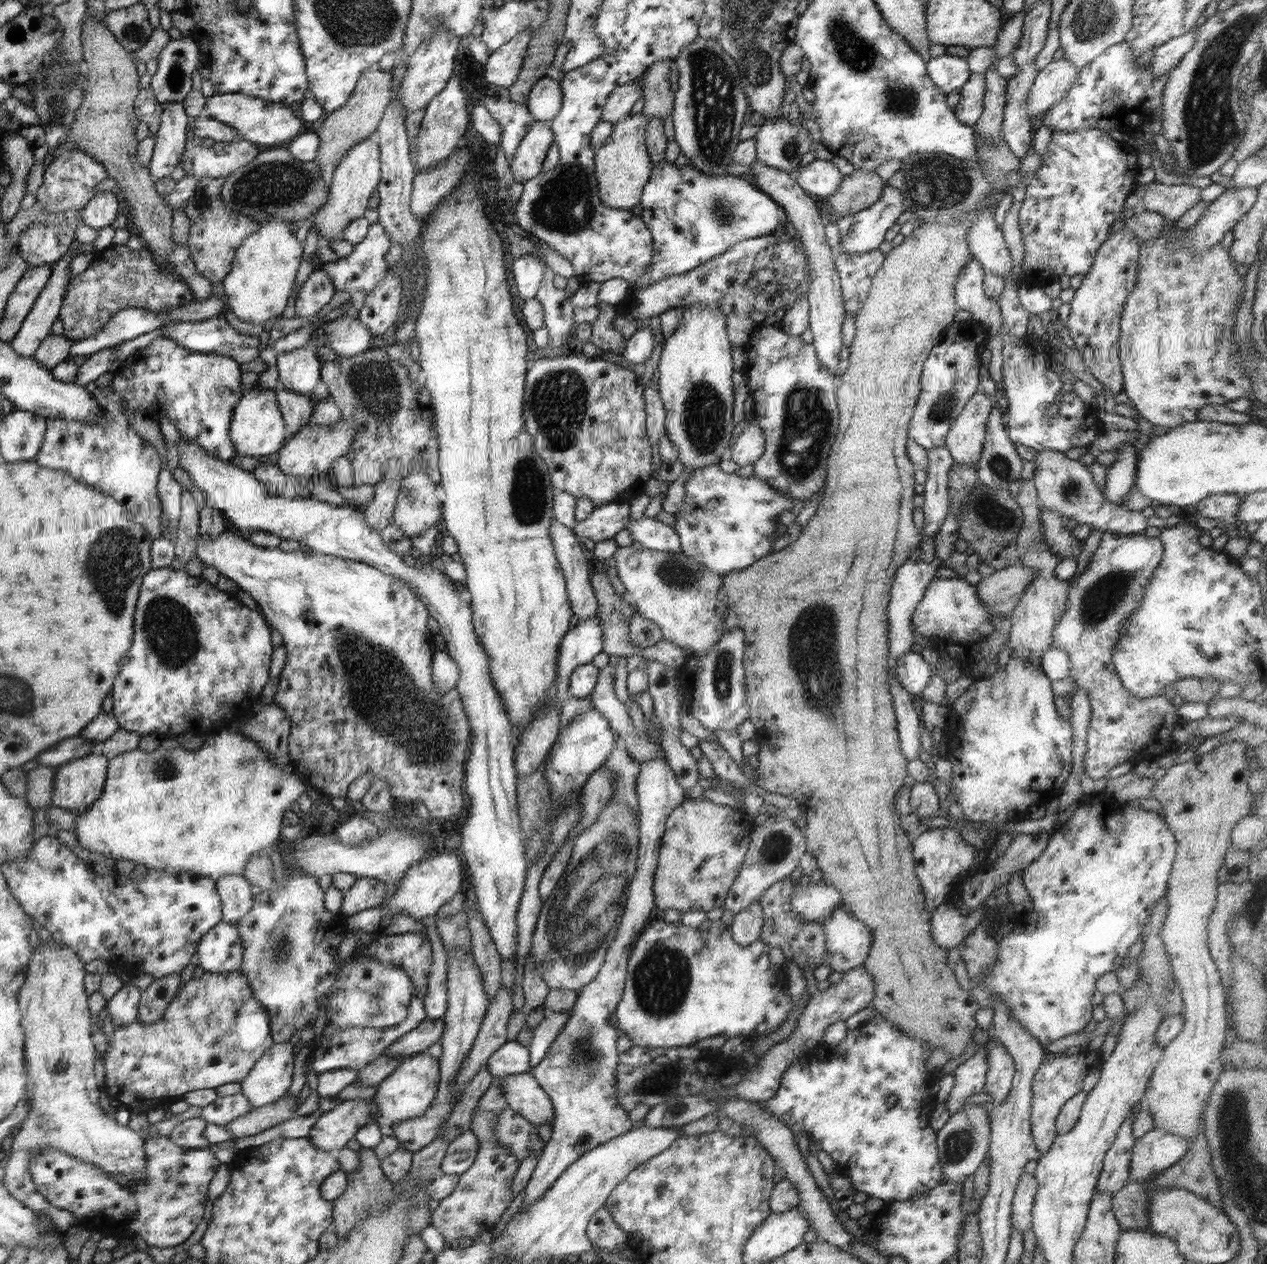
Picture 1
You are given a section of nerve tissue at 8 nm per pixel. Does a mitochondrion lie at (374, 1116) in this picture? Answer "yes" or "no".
no

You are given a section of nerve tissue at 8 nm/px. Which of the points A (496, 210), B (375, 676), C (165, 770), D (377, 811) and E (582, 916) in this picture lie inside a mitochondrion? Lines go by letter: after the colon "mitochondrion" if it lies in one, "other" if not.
A: other
B: mitochondrion
C: mitochondrion
D: other
E: mitochondrion

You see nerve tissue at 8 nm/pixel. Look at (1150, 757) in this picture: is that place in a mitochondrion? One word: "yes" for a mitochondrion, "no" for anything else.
no

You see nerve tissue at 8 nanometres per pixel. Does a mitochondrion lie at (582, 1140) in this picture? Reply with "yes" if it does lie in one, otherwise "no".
yes

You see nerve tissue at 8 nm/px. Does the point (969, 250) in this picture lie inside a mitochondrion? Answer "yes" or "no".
no

